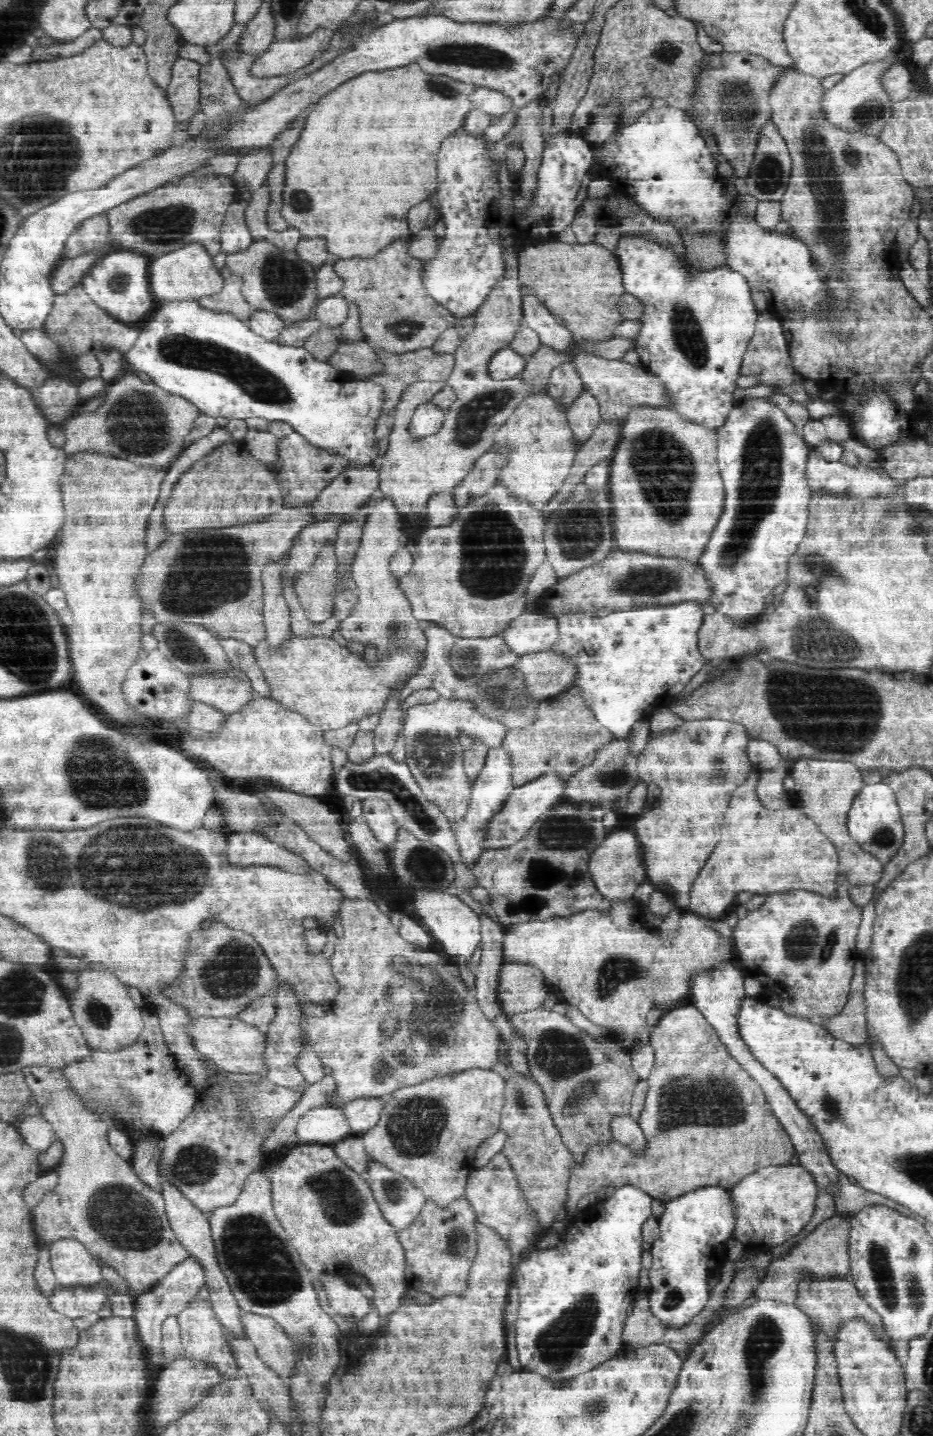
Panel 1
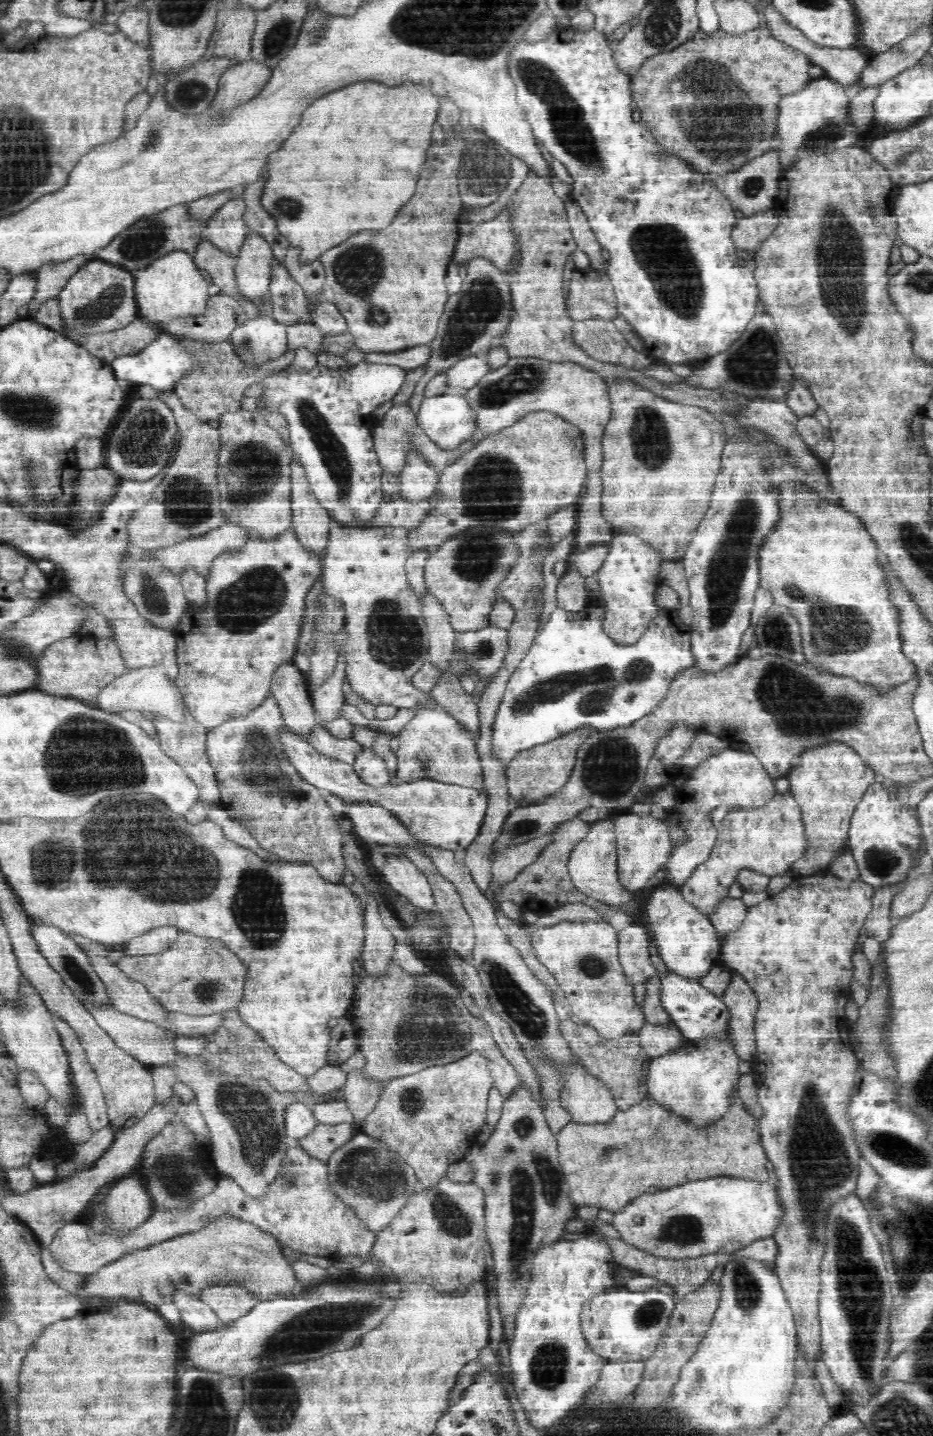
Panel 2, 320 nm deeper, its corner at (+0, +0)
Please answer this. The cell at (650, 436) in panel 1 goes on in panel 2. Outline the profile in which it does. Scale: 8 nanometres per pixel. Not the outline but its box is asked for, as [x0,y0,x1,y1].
[598,379,729,562]

